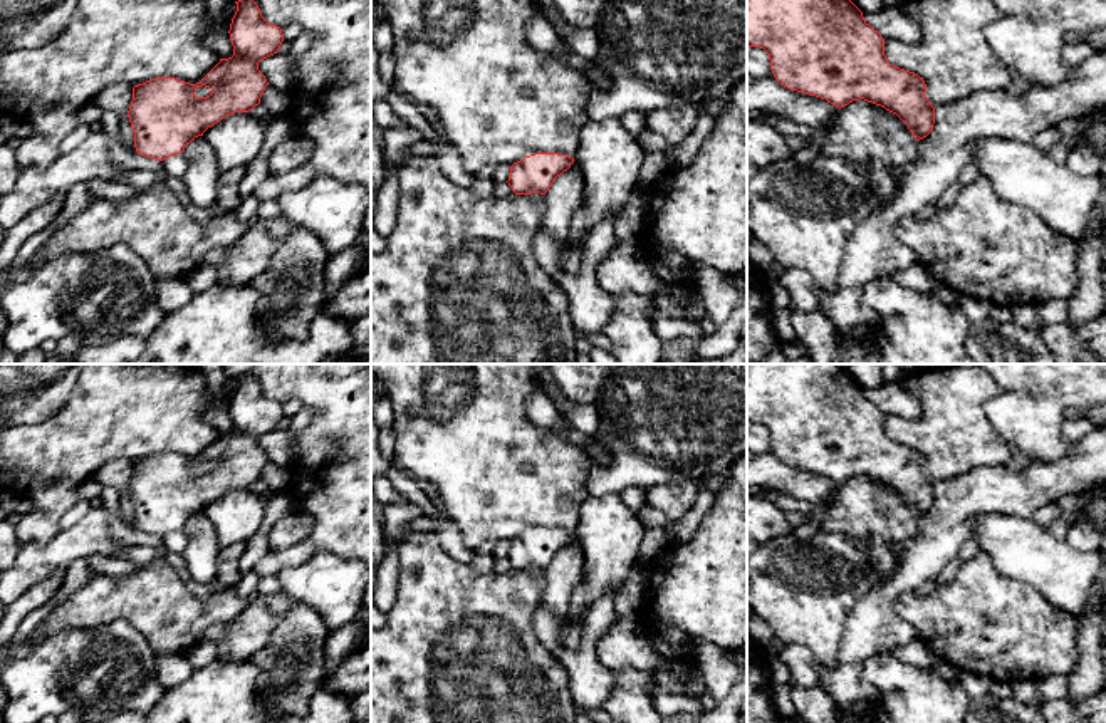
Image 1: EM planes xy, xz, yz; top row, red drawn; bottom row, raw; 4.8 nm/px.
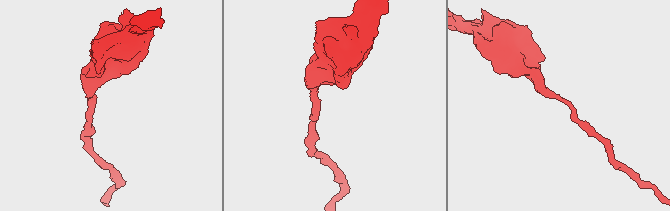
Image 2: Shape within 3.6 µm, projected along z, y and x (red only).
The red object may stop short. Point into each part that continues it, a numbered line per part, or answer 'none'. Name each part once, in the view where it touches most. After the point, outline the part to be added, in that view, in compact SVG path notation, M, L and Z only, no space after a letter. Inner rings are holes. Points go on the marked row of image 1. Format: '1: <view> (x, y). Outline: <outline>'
none

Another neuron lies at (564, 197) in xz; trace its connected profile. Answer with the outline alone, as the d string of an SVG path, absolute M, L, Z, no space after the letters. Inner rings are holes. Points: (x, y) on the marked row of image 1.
M577 161L556 178L544 195L540 228L554 237L554 255L562 272L576 273L581 263L586 238L572 240L572 218L586 191L582 168Z

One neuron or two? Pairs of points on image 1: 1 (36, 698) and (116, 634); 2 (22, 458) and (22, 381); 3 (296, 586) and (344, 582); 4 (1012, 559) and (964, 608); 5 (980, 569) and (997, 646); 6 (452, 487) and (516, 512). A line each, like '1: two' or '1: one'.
1: one
2: two
3: one
4: two
5: one
6: one

